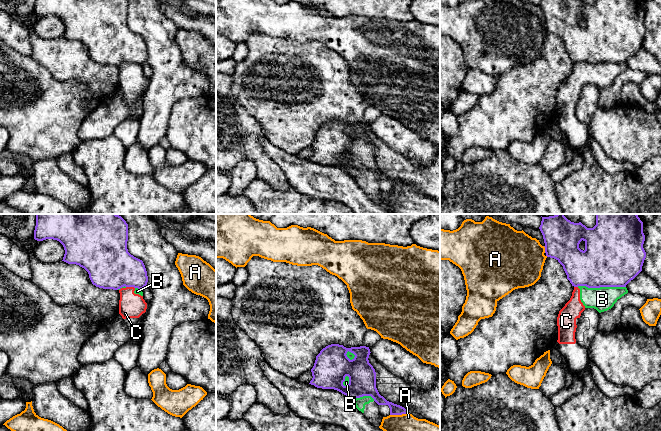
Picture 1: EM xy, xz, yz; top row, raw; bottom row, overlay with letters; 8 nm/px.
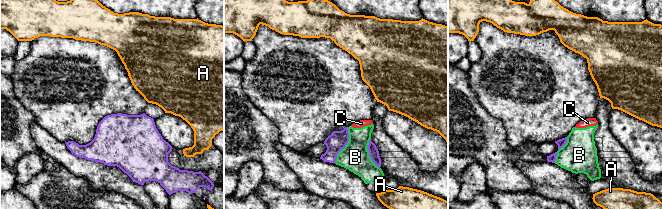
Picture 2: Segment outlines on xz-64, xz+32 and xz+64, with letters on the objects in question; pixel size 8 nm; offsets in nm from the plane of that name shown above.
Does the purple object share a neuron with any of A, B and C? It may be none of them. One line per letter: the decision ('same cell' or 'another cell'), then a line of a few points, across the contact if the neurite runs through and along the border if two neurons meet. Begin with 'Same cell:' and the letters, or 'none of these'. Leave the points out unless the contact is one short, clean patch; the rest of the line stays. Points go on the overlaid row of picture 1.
Same cell: none of these
A: another cell
B: another cell
C: another cell | xy (126, 286), (134, 288)

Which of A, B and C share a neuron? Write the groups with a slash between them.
A / B C

